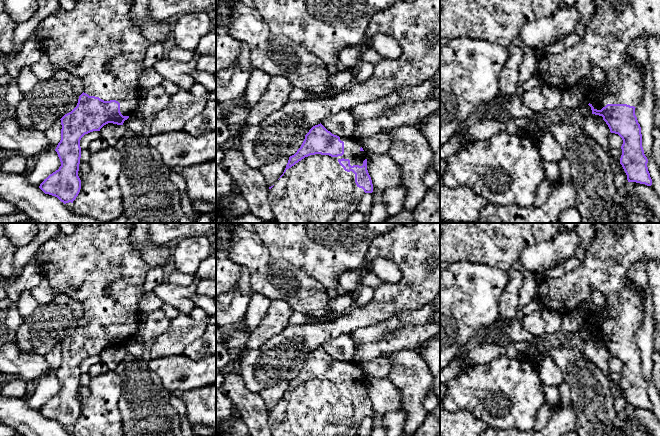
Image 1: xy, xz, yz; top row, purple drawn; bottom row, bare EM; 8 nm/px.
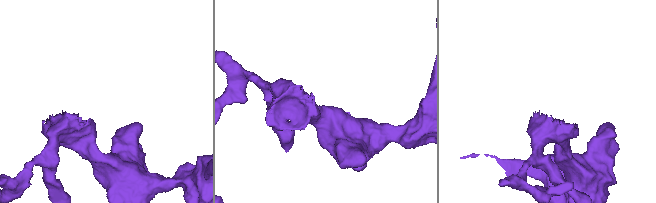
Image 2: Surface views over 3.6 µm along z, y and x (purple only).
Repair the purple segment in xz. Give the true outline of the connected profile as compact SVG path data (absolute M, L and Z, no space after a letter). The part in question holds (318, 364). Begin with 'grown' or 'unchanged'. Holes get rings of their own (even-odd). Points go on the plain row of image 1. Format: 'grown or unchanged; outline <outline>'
grown; outline M321 347L313 350L297 376L289 381L283 398L269 411L268 424L273 436L355 436L365 417L373 416L367 394L367 381L356 362L339 361Z

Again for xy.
grown; outline M80 223L75 225L73 234L60 232L40 247L37 262L54 294L63 293L79 301L84 313L77 330L60 343L61 364L55 375L61 390L39 410L45 418L57 421L64 428L73 427L81 413L78 400L81 362L90 356L100 355L108 347L123 349L134 339L142 321L139 301L145 294L143 285L150 267L130 241L134 224Z

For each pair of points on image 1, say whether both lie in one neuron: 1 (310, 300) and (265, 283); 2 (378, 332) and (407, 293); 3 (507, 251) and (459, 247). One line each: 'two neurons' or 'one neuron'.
1: one neuron
2: two neurons
3: one neuron

